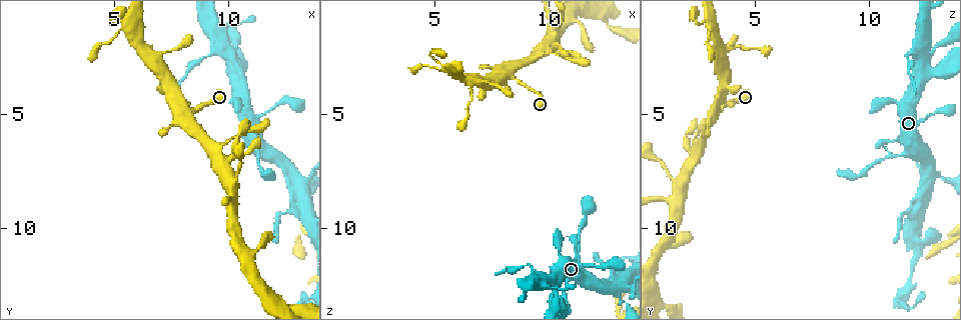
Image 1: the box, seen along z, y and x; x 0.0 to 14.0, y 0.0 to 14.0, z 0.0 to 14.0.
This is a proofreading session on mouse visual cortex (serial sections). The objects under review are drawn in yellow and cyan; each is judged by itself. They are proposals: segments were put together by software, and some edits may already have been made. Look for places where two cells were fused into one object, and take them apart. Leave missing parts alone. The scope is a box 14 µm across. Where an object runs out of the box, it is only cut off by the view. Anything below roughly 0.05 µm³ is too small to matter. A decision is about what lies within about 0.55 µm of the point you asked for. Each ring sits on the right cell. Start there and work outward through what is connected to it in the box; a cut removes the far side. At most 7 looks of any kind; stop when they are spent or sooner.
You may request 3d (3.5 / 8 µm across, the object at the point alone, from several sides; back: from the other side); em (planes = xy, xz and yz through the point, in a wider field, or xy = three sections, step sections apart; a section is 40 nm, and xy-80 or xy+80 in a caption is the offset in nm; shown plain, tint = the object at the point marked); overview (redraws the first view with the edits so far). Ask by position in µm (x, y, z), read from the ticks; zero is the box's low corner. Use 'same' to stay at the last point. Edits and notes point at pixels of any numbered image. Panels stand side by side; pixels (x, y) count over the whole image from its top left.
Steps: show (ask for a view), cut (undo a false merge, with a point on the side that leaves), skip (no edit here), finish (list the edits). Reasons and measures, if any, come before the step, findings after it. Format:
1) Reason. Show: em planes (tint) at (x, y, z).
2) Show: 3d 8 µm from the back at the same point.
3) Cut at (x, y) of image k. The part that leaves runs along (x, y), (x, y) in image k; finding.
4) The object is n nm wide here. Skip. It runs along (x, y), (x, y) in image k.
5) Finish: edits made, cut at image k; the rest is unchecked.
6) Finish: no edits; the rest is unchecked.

Thin arm on a thick one. Show: 3d 3.5 µm from the back at (13.2, 9.2, 12.2).

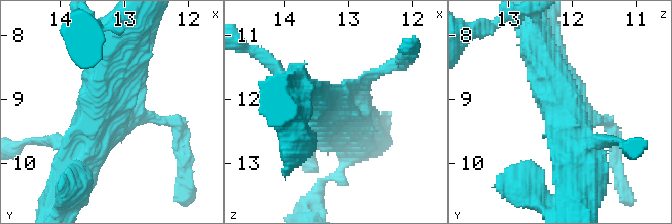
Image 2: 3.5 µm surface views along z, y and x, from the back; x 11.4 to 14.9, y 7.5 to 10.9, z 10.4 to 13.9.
Show: em xy step 5 (tint) at (13.20, 9.25, 12.10).

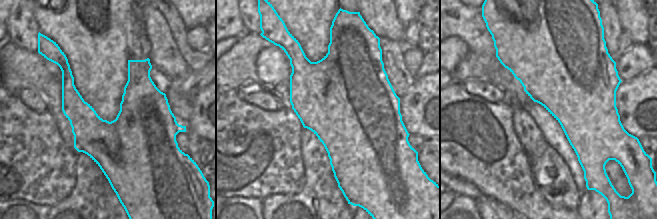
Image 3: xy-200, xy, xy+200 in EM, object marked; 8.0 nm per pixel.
Skip. It runs along (110, 46), (88, 145), (70, 163) in image 2; one cell here.

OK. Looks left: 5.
Sudden change in width. Show: 3d 3.5 µm at (10.4, 1.9, 13.4).

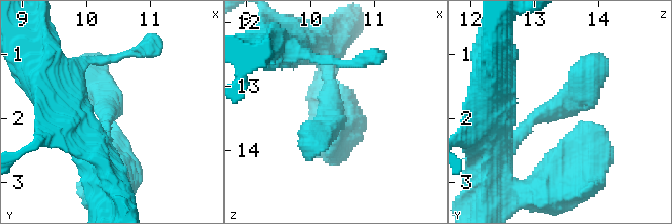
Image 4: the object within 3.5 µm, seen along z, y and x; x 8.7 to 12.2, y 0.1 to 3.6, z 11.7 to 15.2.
Skip. All the same cell.

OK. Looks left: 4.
Sudden change in width. Show: 3d 3.5 µm at (8.2, 5.1, 3.2).

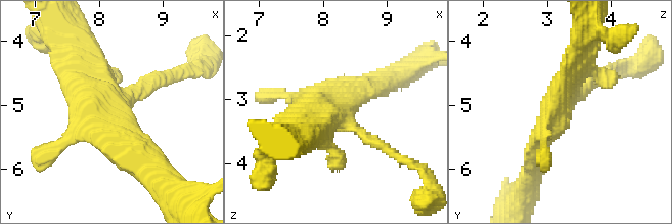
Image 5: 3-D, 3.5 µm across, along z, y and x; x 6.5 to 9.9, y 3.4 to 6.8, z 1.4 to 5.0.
Now the EM. Show: em planes (tint) at (8.30, 5.05, 3.20).

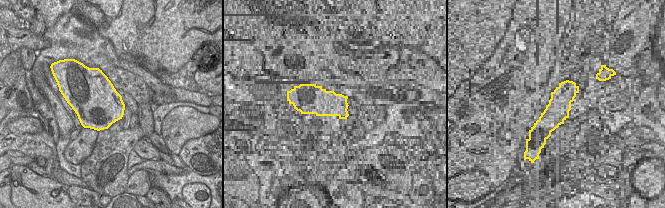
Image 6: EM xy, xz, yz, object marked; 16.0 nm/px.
Skip. It runs along (597, 78), (558, 112), (533, 161) in image 5; continuous, no second cell.

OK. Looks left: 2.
Finish: no edits; the rest is unchecked.

